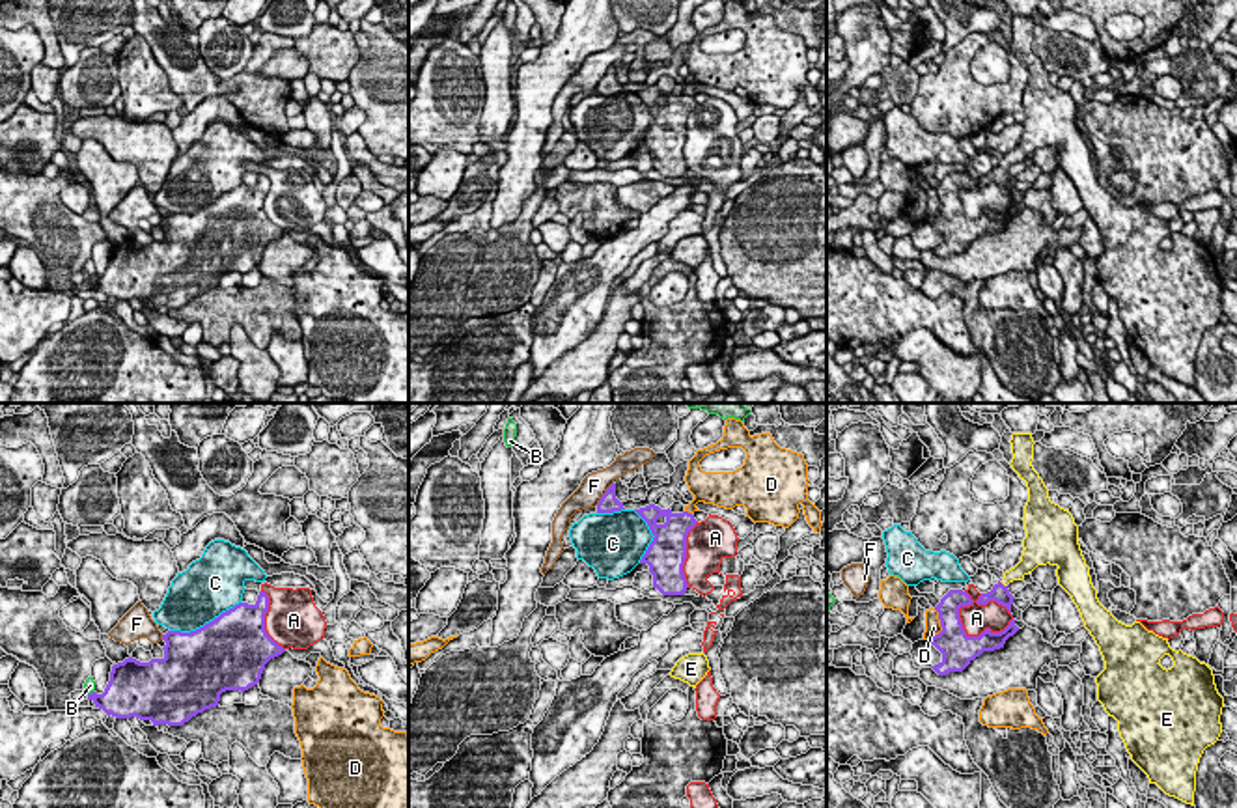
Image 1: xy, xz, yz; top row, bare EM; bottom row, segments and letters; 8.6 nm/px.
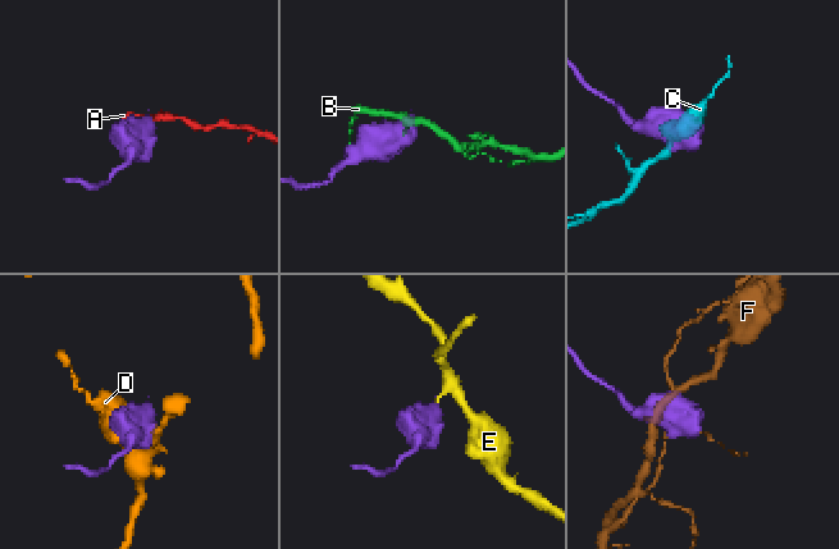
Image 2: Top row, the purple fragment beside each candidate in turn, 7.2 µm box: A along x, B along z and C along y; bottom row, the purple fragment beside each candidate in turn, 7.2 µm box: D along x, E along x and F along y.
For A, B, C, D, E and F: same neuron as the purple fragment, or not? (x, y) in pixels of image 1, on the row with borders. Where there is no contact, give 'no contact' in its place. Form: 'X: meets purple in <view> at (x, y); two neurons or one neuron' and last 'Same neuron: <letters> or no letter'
A: meets purple in yz at (993, 599); two neurons
B: meets purple in xy at (92, 693); two neurons
C: meets purple in xy at (206, 624); two neurons
D: meets purple in yz at (941, 626); two neurons
E: meets purple in yz at (1002, 585); one neuron
F: meets purple in xz at (605, 493); two neurons
Same neuron: E

